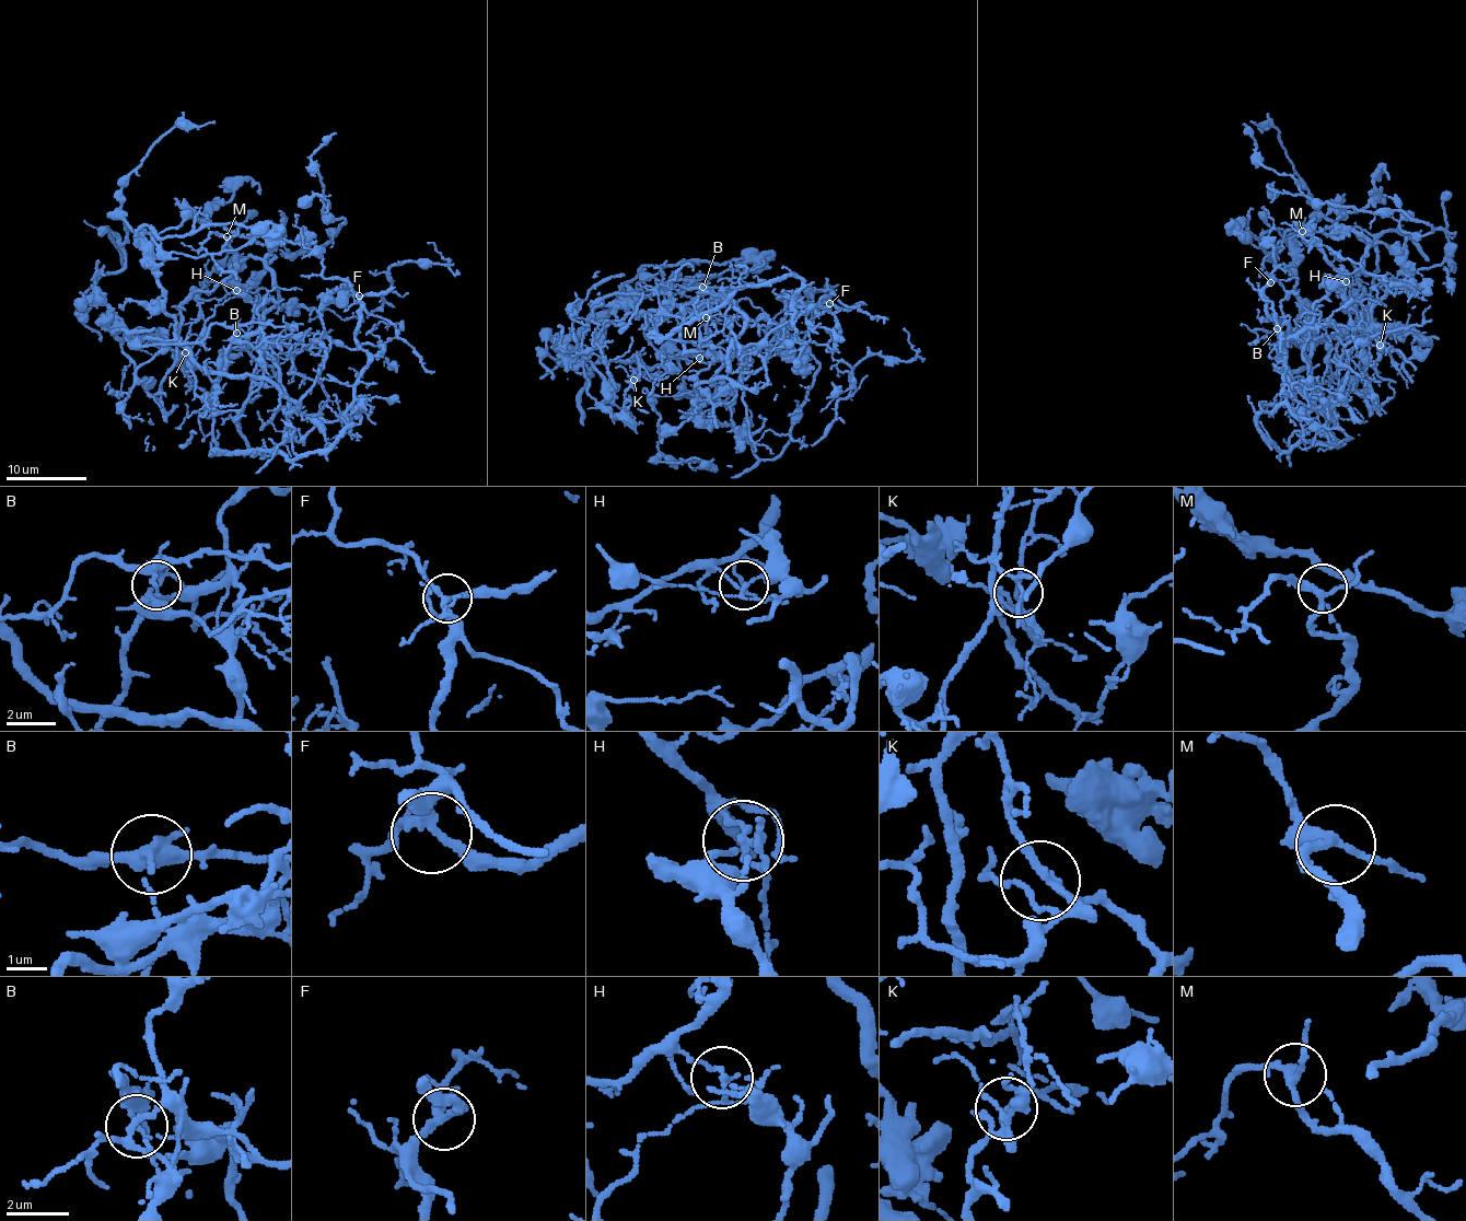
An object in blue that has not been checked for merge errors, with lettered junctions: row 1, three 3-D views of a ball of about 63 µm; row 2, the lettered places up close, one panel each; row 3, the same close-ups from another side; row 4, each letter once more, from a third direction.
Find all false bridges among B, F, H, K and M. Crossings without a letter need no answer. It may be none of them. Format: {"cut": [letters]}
{"cut": ["B", "H"]}

